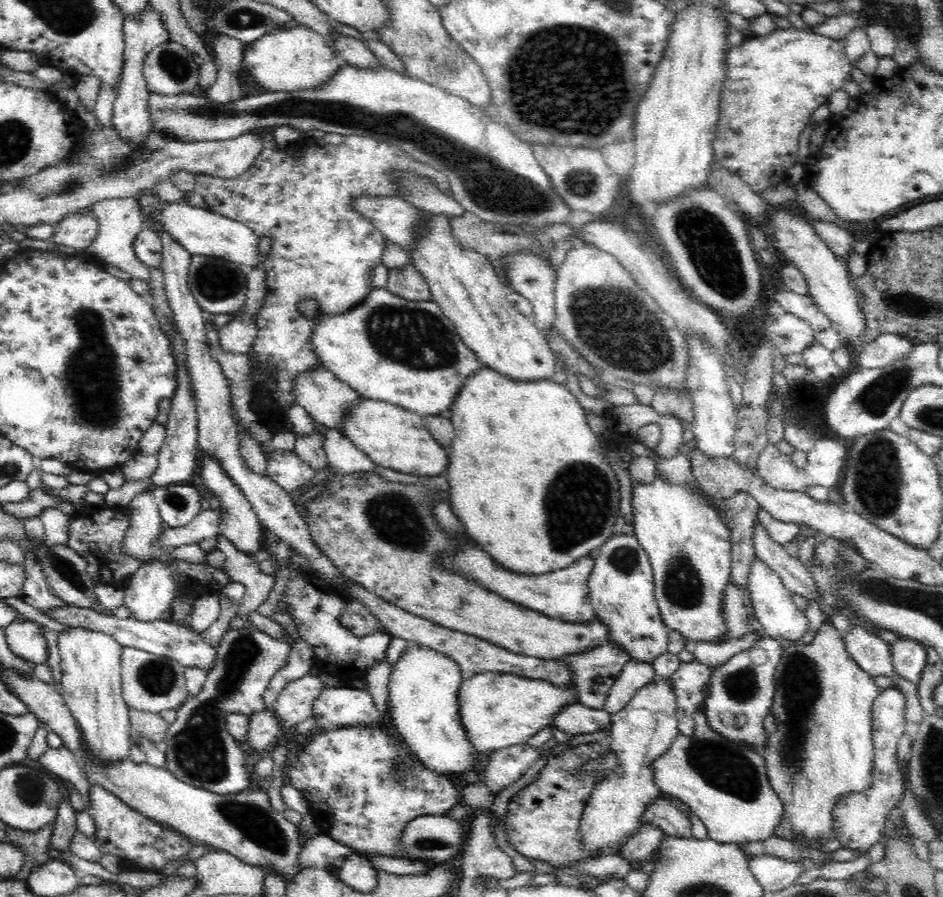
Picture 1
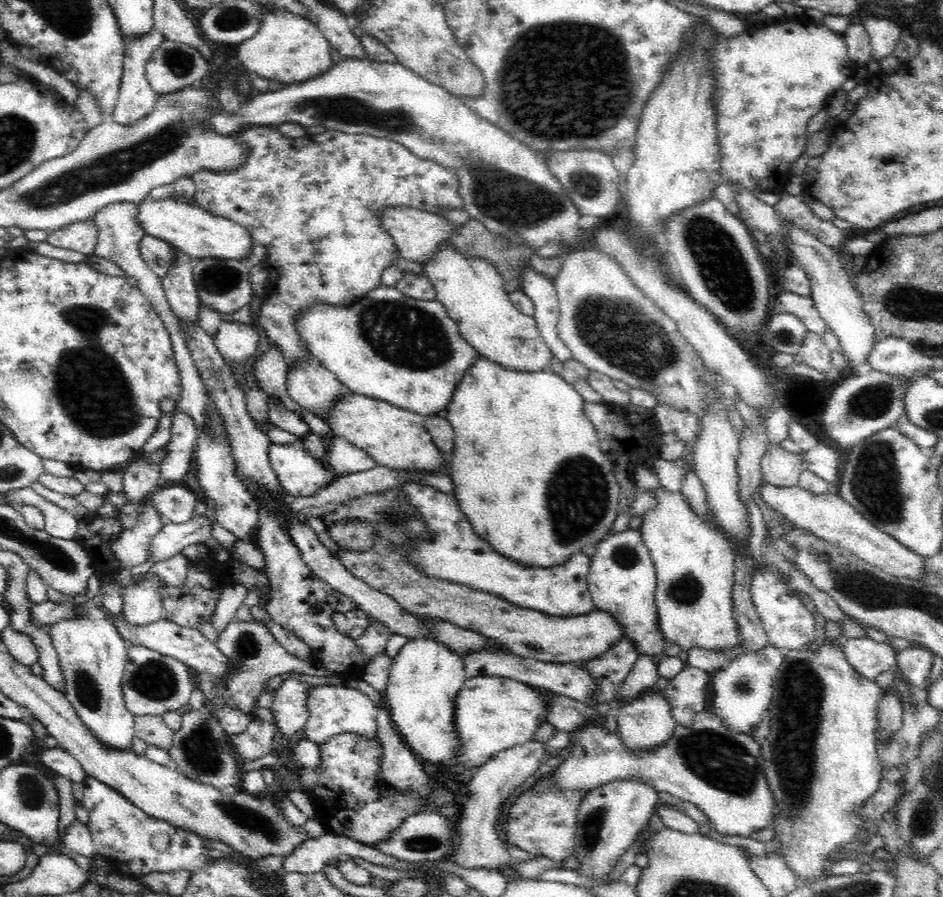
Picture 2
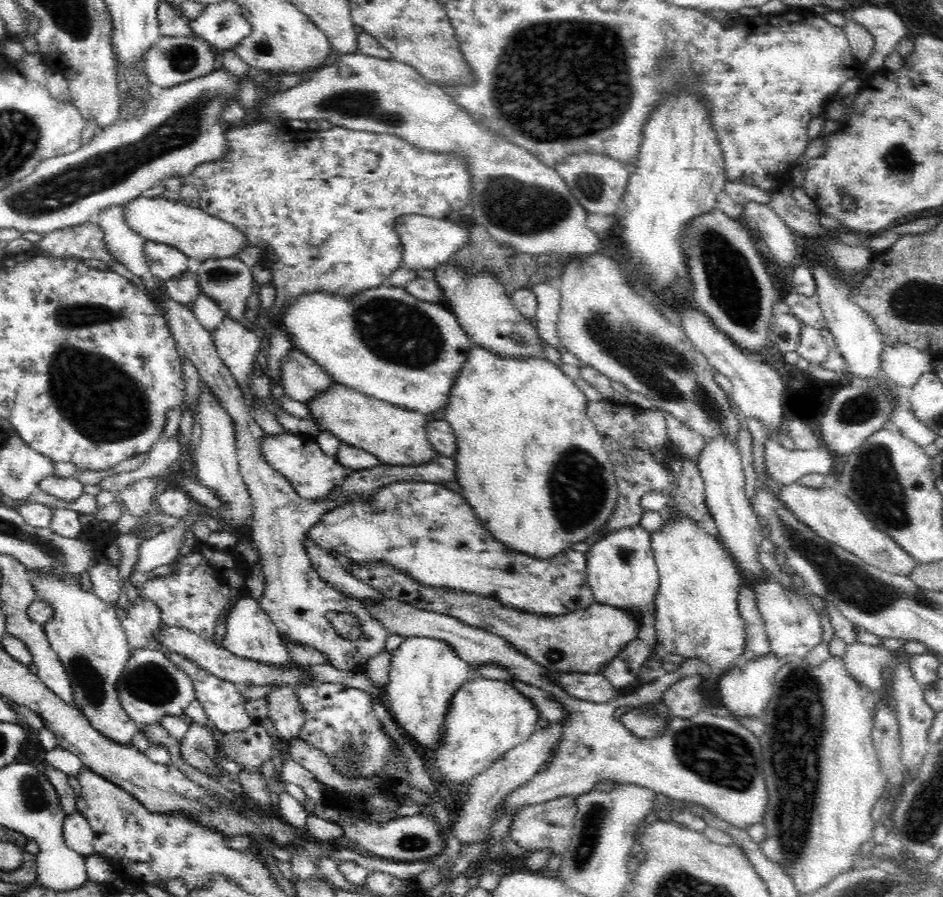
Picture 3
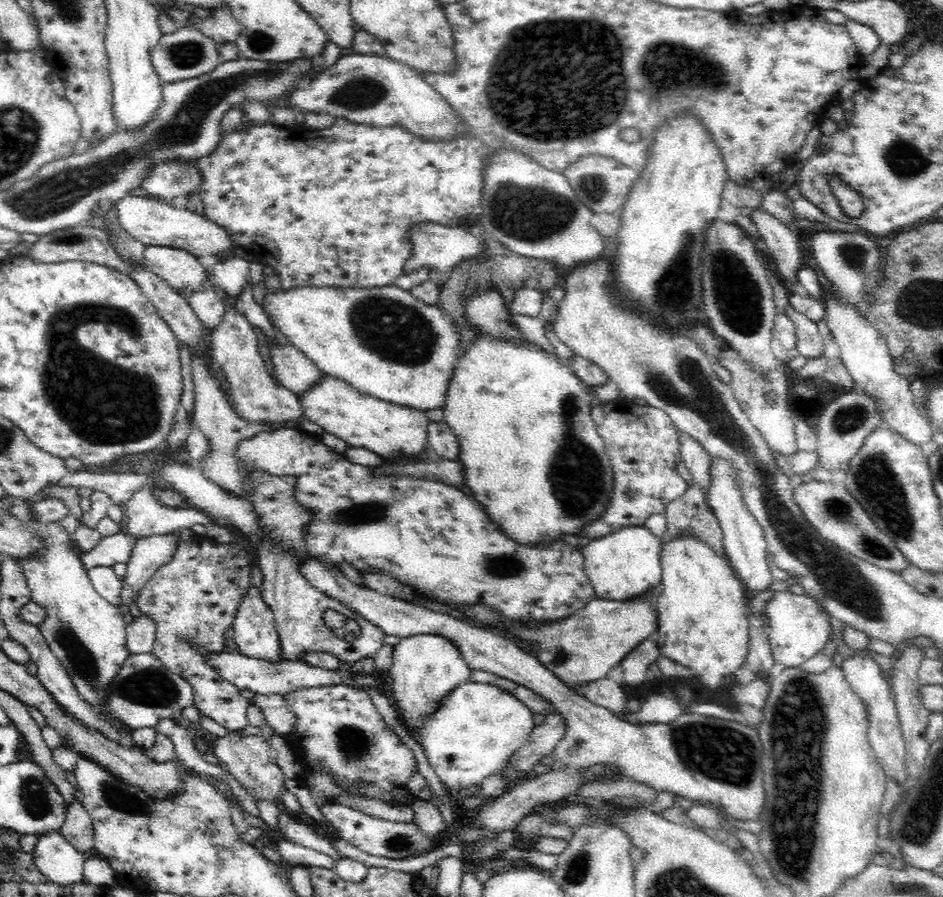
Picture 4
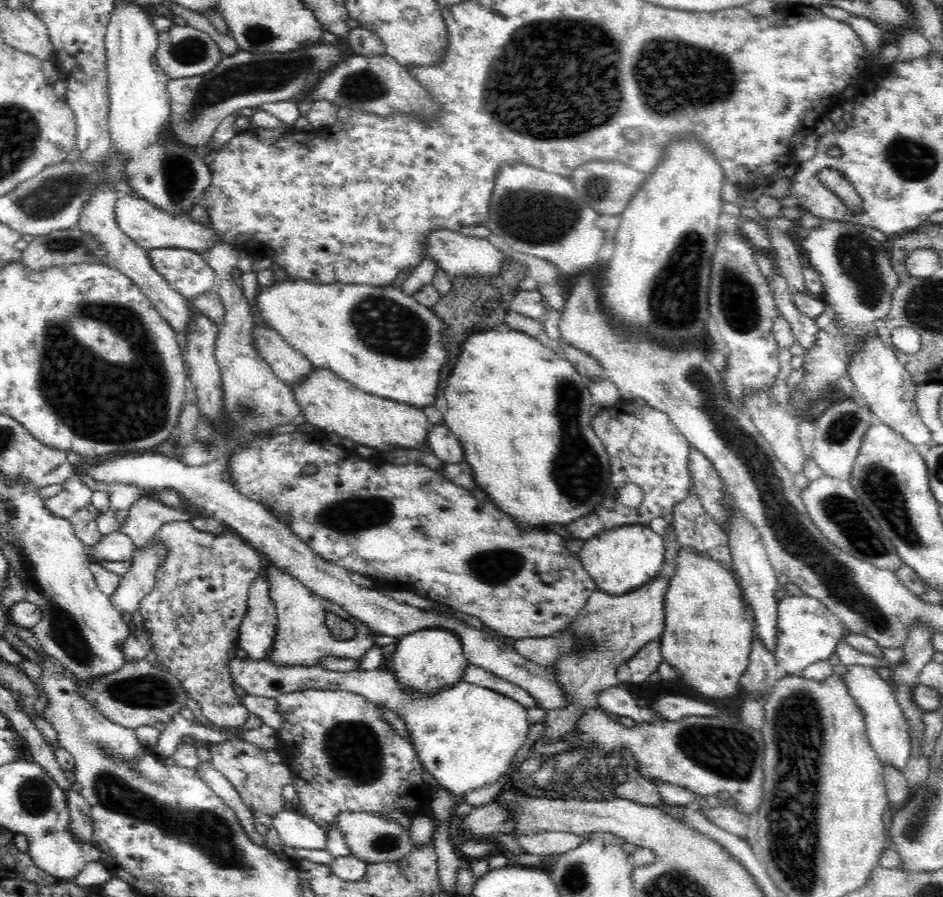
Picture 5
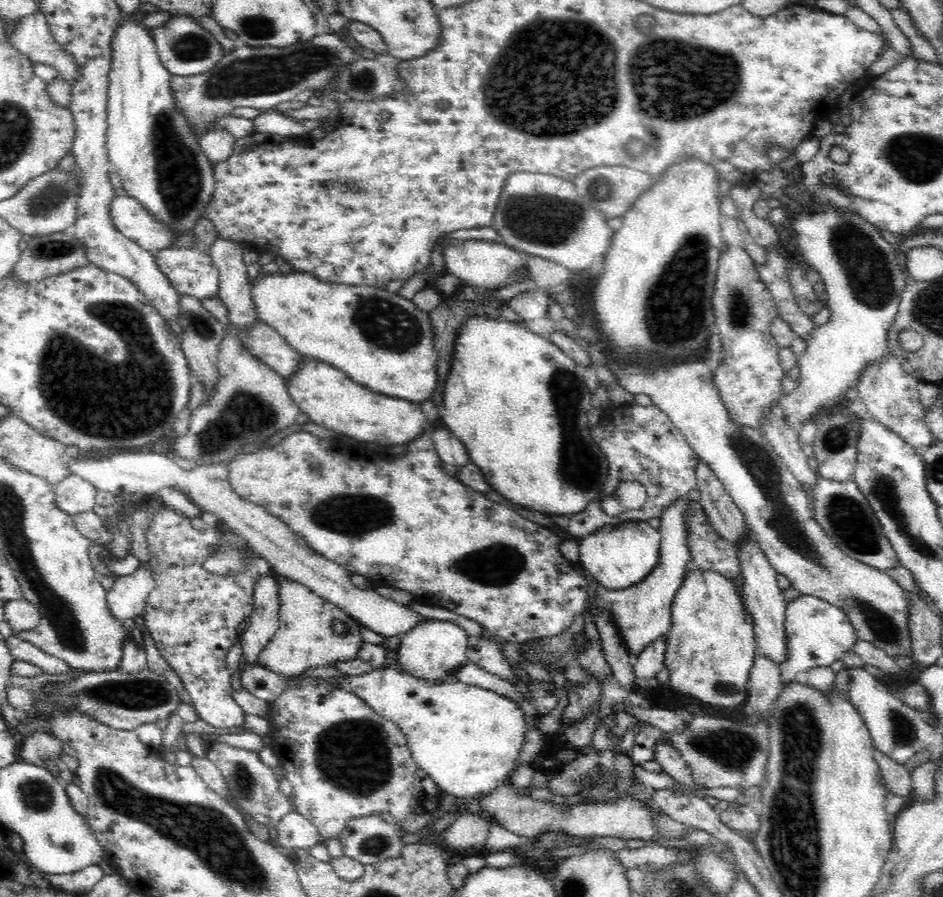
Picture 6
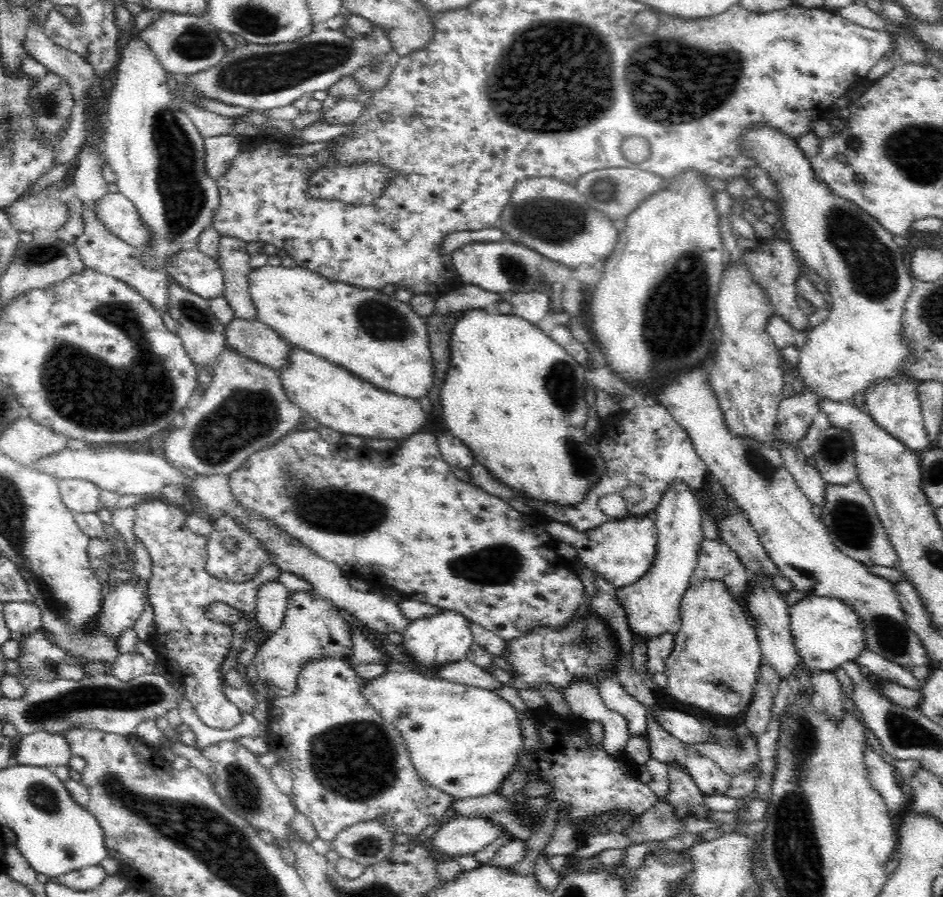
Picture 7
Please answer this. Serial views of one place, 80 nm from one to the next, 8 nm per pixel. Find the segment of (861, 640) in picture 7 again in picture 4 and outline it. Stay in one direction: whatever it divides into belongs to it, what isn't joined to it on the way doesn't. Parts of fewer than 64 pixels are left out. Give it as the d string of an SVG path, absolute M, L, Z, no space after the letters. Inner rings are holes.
M789 589L776 592L763 609L768 615L767 629L769 642L775 662L784 664L785 668L796 668L820 654L832 636L831 615L815 597L803 591Z

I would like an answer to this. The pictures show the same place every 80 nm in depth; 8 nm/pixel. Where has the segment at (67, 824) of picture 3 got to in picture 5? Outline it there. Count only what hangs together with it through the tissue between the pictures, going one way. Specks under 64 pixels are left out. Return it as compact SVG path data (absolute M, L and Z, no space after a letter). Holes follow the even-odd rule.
M73 789L67 794L70 811L70 831L77 842L93 842L94 827L92 826L91 809L86 799Z

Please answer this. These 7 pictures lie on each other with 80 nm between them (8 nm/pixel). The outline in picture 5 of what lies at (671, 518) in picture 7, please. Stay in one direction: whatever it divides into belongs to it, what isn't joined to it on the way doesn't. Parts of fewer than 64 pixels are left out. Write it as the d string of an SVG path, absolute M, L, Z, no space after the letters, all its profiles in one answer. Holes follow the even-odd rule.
M668 527L664 534L665 564L656 578L651 578L645 585L619 595L608 594L597 588L589 596L584 608L578 612L578 616L568 624L566 632L573 632L577 642L570 652L558 658L554 667L556 667L556 677L566 693L566 698L569 699L569 705L546 710L545 731L537 740L545 737L545 741L559 741L573 732L578 718L582 718L582 714L590 706L599 707L598 694L602 690L608 690L610 686L623 687L614 670L630 662L630 658L638 650L642 650L642 646L646 646L646 643L662 637L666 620L664 598L680 550L680 546L675 544L674 535L667 534L668 531L672 532L672 527ZM587 642L592 642L592 648L585 646ZM582 647L586 647L586 650L581 650Z

